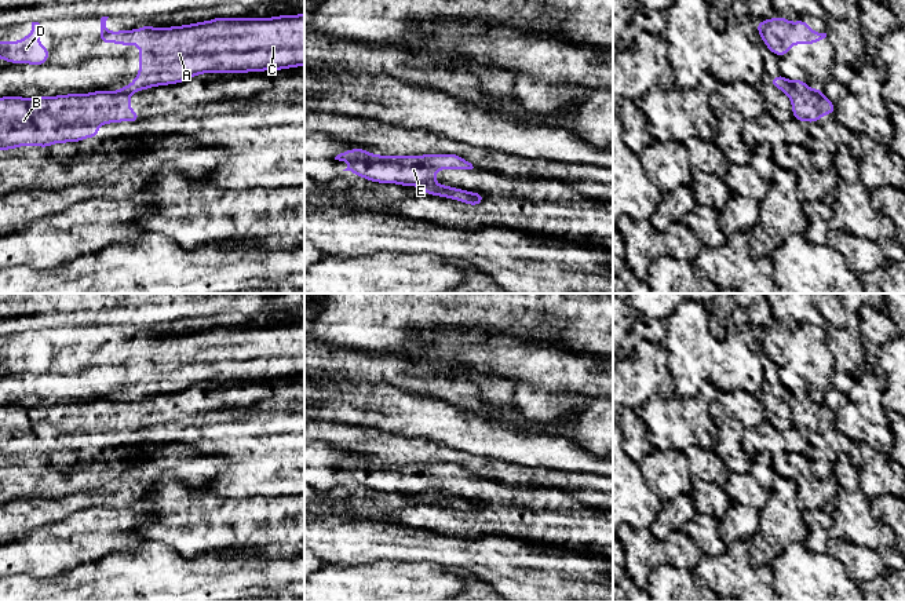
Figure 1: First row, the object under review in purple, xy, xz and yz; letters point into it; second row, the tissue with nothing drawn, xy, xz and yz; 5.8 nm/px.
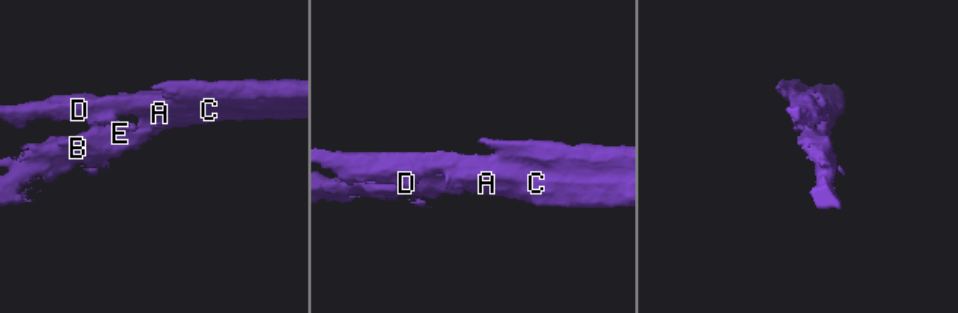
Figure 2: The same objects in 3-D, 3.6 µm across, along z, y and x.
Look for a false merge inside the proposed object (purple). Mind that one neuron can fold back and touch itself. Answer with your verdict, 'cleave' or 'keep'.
cleave

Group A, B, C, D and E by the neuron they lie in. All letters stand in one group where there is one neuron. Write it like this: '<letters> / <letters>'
A C D / B E

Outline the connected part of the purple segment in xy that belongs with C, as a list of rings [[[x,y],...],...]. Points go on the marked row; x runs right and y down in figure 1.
[[[304,12],[273,18],[227,18],[169,28],[152,28],[113,33],[106,28],[109,17],[101,18],[101,39],[105,43],[139,45],[139,73],[120,92],[183,83],[202,73],[249,73],[304,66]]]

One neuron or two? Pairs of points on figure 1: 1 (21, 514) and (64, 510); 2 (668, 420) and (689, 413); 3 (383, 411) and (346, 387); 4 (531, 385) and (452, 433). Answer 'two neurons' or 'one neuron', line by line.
1: one neuron
2: one neuron
3: one neuron
4: two neurons

